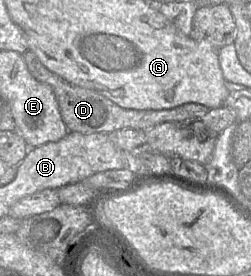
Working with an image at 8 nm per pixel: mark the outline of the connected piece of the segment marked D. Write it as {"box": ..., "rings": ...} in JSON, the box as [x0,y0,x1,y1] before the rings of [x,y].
{"box":[23,50,210,134],"rings":[[[27,50],[23,58],[31,75],[38,81],[50,85],[57,99],[62,120],[69,131],[82,134],[111,133],[119,129],[132,128],[148,130],[164,122],[195,121],[205,115],[210,108],[199,103],[185,103],[183,105],[163,110],[136,110],[120,107],[104,95],[84,87],[74,85],[58,74],[46,68],[36,54]]]}

